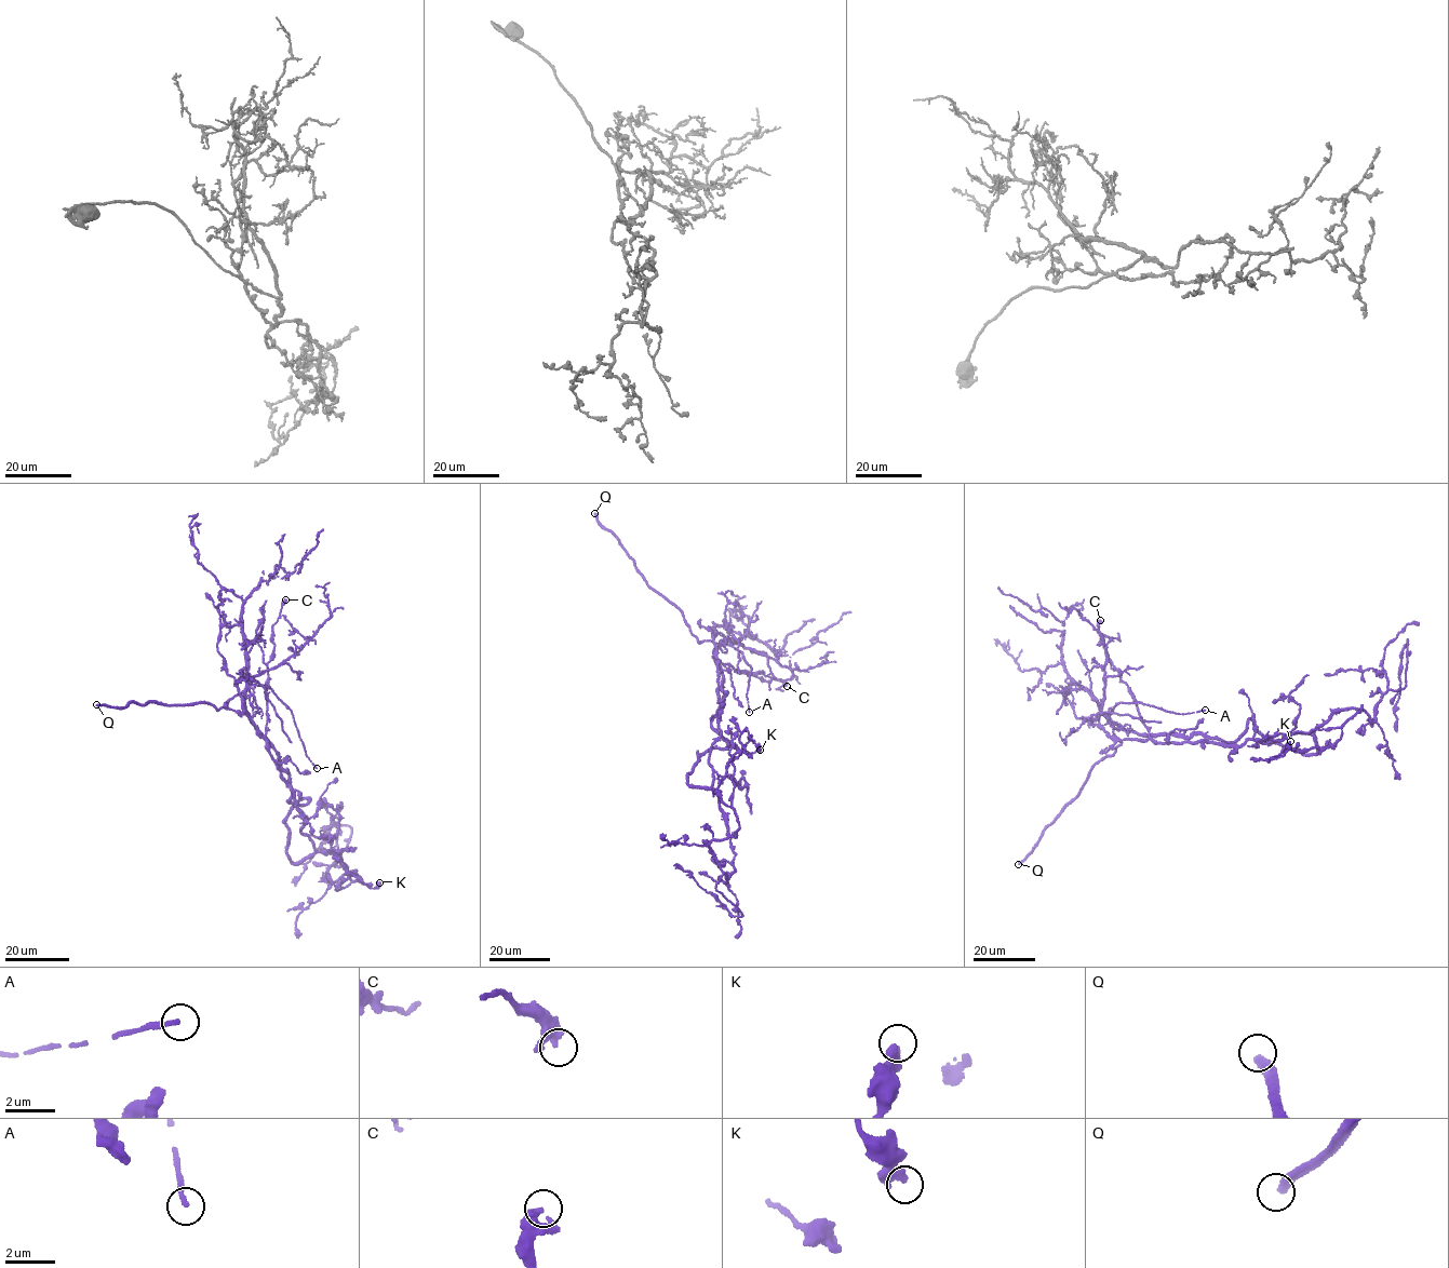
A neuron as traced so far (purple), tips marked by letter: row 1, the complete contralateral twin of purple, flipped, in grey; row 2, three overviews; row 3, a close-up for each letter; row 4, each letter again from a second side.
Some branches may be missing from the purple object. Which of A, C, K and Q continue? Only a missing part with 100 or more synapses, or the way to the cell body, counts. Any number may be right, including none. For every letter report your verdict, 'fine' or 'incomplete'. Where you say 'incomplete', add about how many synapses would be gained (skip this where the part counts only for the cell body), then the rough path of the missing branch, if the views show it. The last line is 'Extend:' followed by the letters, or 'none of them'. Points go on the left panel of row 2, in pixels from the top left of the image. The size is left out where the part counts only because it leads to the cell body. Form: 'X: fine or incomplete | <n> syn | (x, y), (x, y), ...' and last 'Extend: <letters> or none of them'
A: fine
C: fine
K: fine
Q: incomplete
Extend: Q

